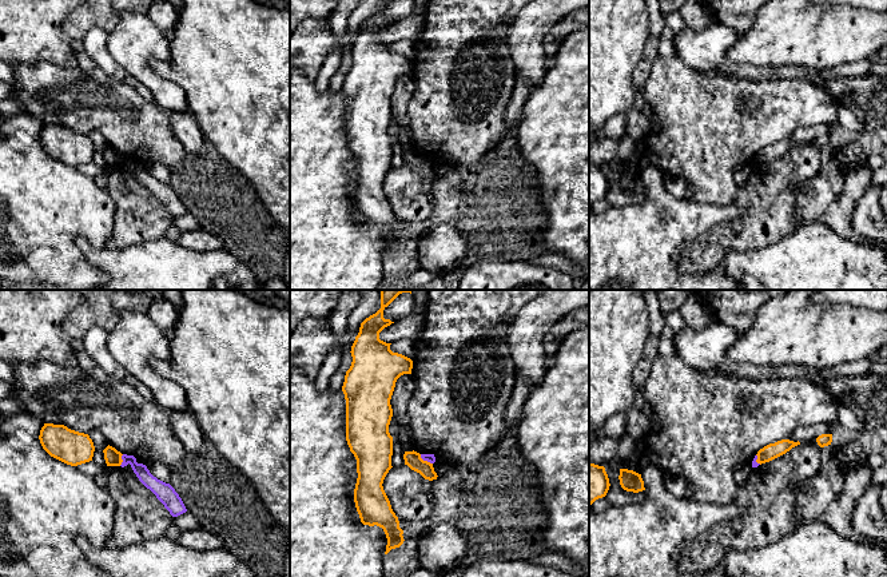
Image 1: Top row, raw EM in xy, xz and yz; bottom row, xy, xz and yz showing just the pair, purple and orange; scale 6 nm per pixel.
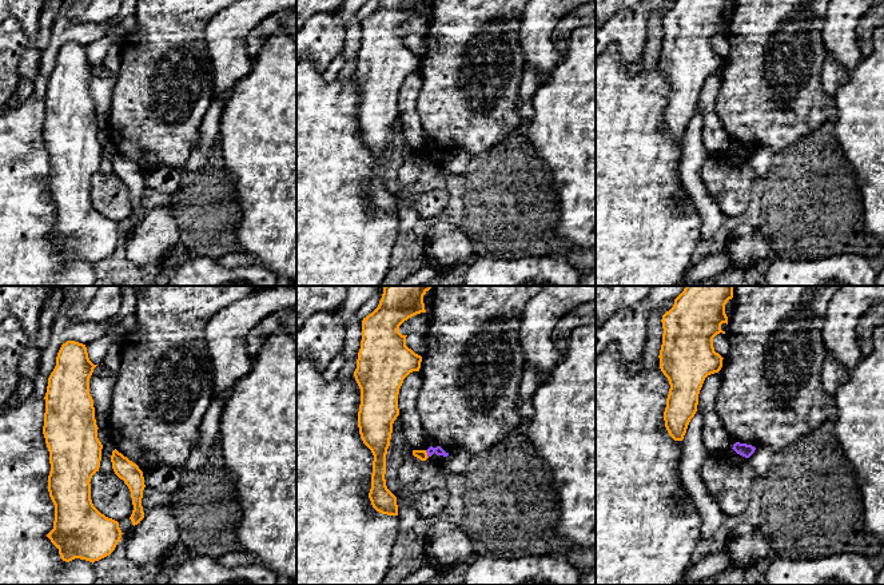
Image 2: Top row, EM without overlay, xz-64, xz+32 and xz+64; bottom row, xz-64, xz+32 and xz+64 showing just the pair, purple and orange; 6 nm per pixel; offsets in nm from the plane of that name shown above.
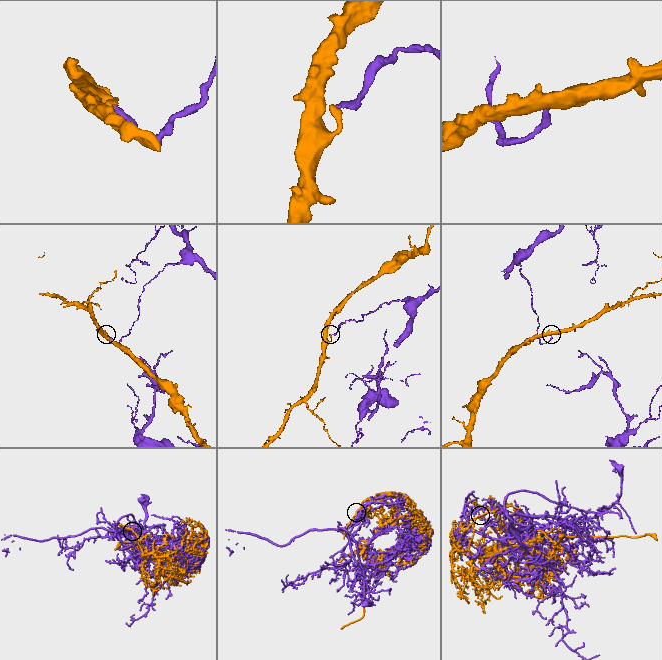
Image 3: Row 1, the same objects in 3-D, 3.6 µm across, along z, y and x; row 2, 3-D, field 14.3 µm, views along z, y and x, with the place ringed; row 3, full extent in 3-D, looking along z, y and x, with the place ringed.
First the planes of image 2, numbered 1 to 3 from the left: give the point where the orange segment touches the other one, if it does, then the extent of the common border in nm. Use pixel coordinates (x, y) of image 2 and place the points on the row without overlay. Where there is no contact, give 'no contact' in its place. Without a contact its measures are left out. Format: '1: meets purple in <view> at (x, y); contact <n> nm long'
1: no contact
2: meets purple in xz+32 at (427, 155); contact 50 nm long
3: no contact

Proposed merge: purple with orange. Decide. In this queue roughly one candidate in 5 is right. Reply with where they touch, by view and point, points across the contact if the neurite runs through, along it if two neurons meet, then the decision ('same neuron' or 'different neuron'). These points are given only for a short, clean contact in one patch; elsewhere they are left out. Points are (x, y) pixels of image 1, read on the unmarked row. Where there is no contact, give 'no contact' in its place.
meets purple in xy at (122, 159); border along xy (123, 155), (119, 166); different neuron

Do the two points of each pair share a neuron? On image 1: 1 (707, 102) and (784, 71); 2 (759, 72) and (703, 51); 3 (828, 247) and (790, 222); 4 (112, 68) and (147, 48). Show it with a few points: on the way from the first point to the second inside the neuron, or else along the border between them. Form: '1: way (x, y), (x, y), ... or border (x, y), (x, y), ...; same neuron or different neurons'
1: border (732, 74), (752, 80), (795, 79); different neurons
2: way (746, 71), (727, 67), (716, 60); same neuron
3: border (800, 225), (771, 245); different neurons
4: border (107, 34), (107, 51), (127, 74); different neurons

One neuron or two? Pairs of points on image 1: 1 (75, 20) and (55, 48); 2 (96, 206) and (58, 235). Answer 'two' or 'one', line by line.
1: two
2: one

